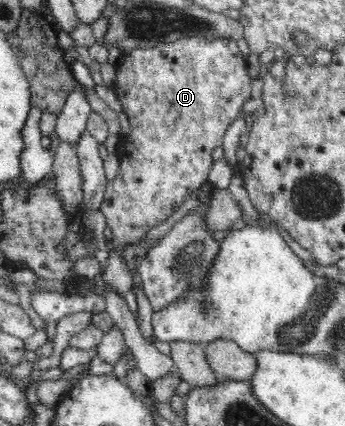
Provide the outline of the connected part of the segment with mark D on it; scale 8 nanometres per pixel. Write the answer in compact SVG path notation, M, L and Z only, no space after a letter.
M184 38L176 40L172 43L162 43L158 46L153 46L152 48L138 47L133 48L130 52L126 52L121 64L117 66L116 70L116 80L114 85L114 91L117 94L122 106L123 111L127 114L129 118L129 123L131 127L131 132L129 135L121 137L120 145L117 147L117 155L120 157L119 172L114 179L109 179L107 188L105 190L105 195L101 204L101 211L106 218L106 224L108 226L108 233L111 235L112 243L114 243L114 248L110 252L107 258L106 268L104 276L98 280L96 289L99 296L104 297L104 290L106 288L111 288L116 294L123 296L129 290L132 289L133 274L129 272L130 264L123 259L121 256L121 250L126 245L136 245L140 240L142 240L147 232L158 226L161 222L164 222L168 217L174 214L185 201L185 198L194 191L200 189L204 182L207 182L208 174L212 168L212 151L214 148L222 145L224 136L230 128L232 122L236 120L238 114L240 113L240 108L246 100L250 99L250 86L252 86L252 78L248 74L248 66L246 58L238 49L236 41L230 38L221 38L214 41L207 40L205 38Z

